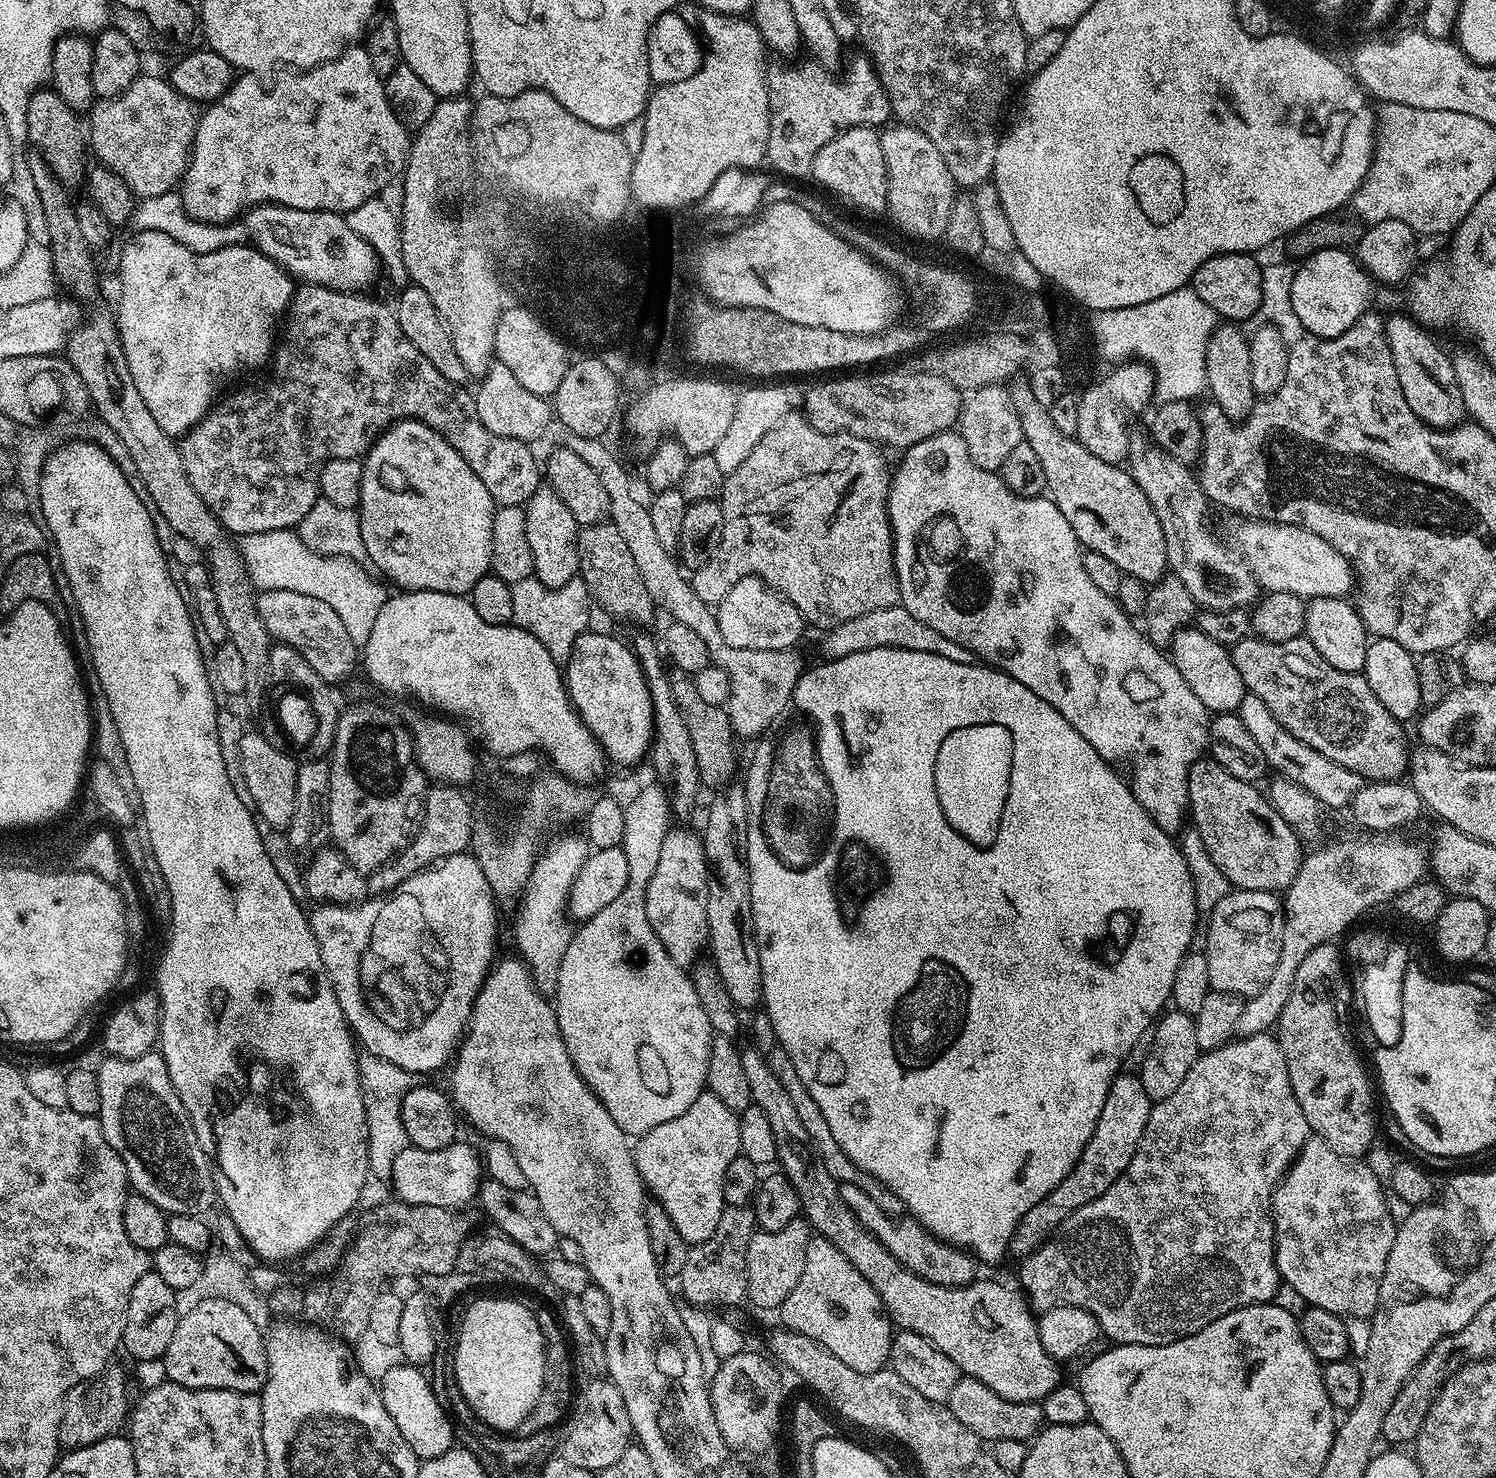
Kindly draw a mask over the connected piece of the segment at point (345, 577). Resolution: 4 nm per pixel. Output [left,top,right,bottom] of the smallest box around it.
[238,529,388,648]

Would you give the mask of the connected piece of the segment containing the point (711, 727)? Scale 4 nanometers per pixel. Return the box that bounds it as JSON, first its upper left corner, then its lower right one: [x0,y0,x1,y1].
[670,671,736,790]

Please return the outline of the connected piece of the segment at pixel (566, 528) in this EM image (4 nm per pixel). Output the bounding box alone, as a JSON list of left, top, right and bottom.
[524,486,578,588]

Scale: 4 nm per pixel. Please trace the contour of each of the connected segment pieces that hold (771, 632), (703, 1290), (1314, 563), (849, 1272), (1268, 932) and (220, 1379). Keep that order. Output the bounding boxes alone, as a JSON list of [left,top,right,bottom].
[[716,576,806,652],[678,1207,756,1308],[1236,520,1354,598],[778,1235,894,1372],[1206,890,1284,998],[162,1297,268,1393]]

